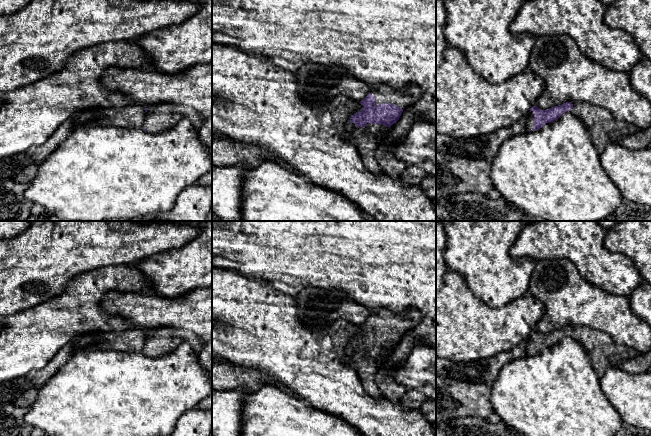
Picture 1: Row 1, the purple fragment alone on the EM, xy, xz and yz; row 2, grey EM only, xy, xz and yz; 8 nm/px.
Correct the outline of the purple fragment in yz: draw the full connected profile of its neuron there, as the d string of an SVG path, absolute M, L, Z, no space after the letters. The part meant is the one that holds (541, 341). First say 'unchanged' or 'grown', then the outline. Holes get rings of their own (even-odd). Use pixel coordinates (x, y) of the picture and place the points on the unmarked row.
grown | M566 326L547 334L533 330L530 332L526 355L538 354L546 347L557 344L566 335L583 345L595 371L600 376L609 368L617 367L624 360L638 356L634 349L615 343L608 334L584 326Z

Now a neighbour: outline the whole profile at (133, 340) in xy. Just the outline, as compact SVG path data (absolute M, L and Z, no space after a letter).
M131 327L121 334L114 332L91 332L76 336L78 351L84 350L118 350L142 353L146 343L143 331Z

